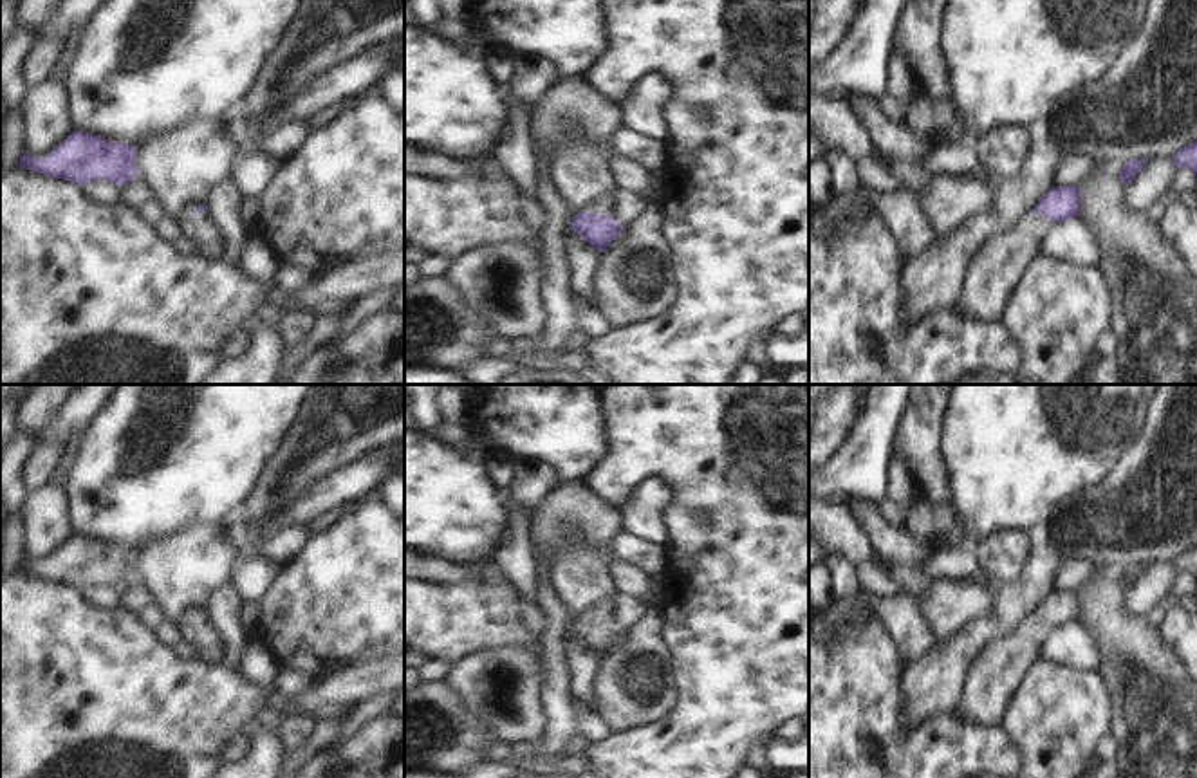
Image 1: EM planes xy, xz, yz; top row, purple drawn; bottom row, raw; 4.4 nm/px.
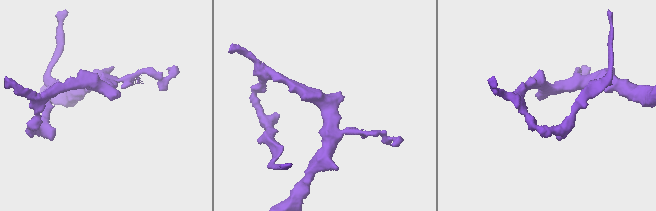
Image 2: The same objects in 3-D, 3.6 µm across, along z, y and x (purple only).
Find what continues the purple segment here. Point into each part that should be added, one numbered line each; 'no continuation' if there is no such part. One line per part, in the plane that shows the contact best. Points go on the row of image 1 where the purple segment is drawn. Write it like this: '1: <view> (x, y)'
1: xz (605, 206)

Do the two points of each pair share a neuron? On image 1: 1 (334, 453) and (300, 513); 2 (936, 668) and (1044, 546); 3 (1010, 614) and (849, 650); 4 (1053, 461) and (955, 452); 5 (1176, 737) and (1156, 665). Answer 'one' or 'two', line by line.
1: two
2: one
3: two
4: one
5: one

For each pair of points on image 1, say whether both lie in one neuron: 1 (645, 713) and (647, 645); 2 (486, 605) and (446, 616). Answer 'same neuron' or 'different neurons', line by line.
1: same neuron
2: same neuron

